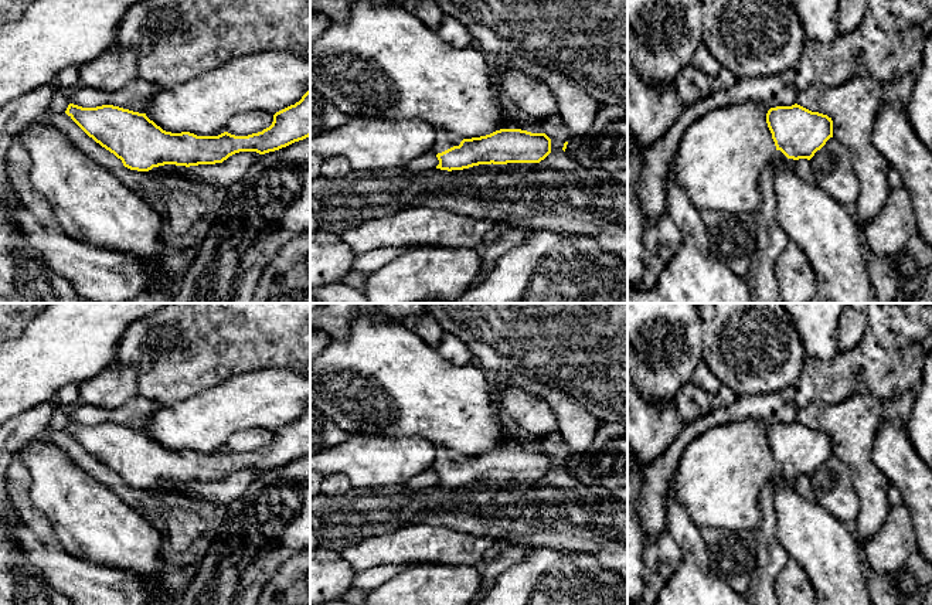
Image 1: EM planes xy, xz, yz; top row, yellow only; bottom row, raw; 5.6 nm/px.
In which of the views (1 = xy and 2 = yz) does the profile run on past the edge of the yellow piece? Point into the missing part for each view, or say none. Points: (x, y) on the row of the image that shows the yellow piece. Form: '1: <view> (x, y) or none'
1: none
2: yz (761, 278)

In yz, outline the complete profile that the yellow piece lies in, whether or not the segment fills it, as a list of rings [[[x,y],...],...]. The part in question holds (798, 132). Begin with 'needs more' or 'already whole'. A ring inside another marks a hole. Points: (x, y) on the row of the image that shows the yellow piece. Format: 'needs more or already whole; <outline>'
needs more; [[[797,103],[771,108],[766,123],[776,146],[775,157],[761,173],[762,204],[754,213],[758,224],[756,251],[744,276],[755,303],[782,303],[775,273],[776,261],[790,241],[778,222],[775,167],[797,170],[797,160],[810,160],[833,137],[833,120]]]

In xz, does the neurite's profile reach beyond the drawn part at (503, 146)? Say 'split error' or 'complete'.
split error

